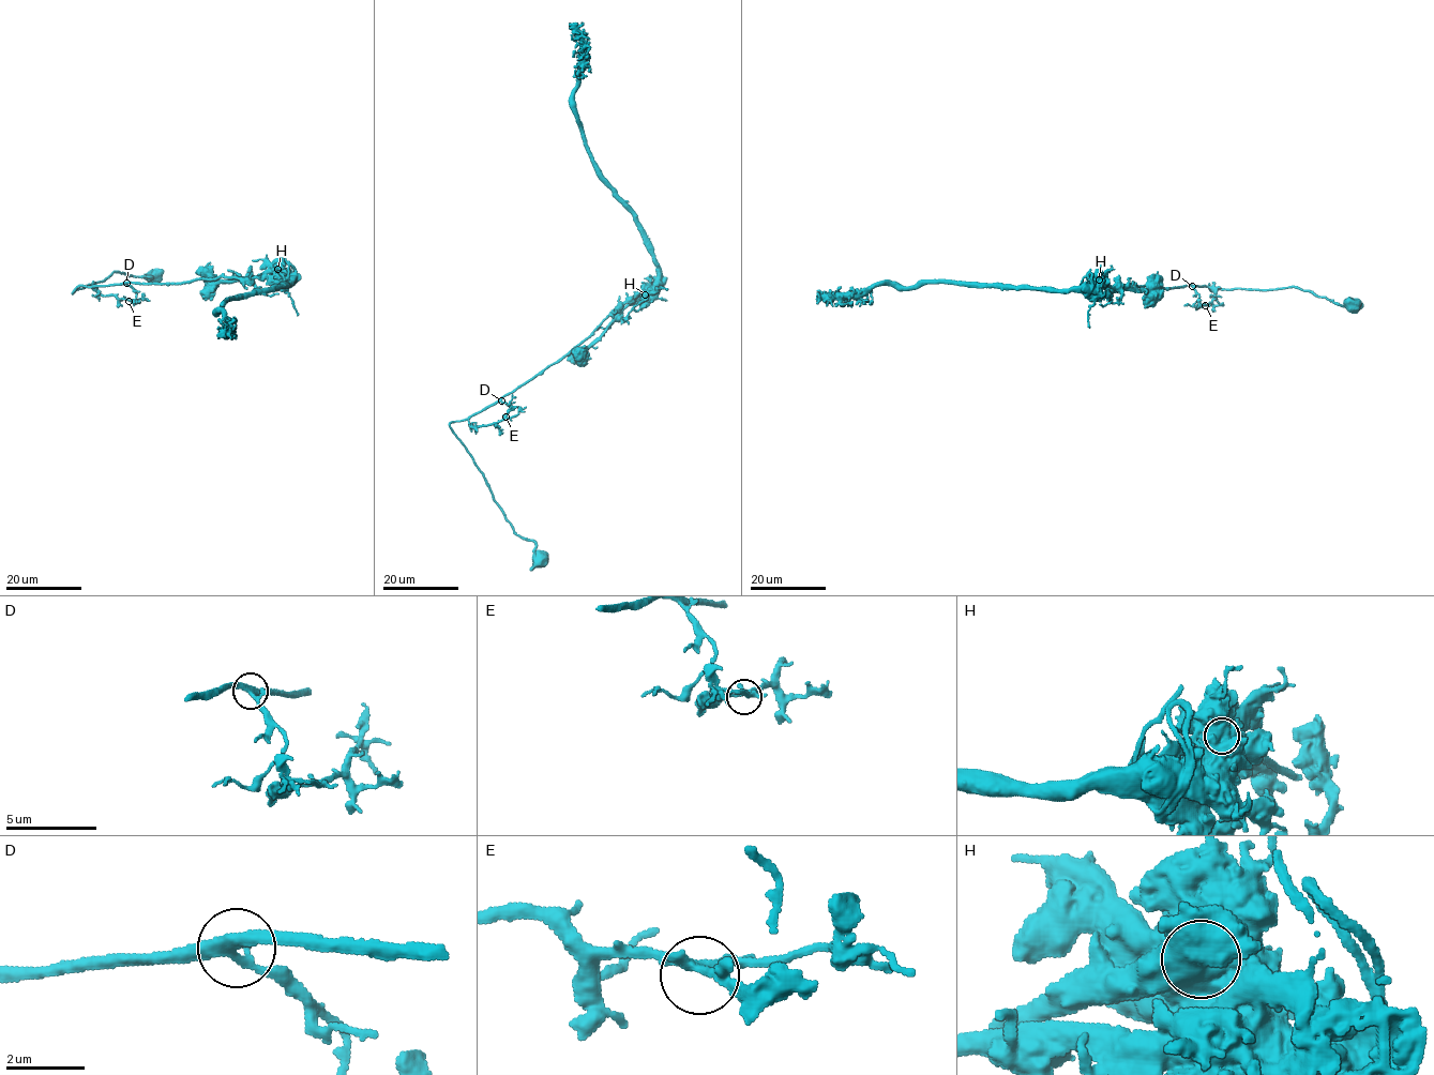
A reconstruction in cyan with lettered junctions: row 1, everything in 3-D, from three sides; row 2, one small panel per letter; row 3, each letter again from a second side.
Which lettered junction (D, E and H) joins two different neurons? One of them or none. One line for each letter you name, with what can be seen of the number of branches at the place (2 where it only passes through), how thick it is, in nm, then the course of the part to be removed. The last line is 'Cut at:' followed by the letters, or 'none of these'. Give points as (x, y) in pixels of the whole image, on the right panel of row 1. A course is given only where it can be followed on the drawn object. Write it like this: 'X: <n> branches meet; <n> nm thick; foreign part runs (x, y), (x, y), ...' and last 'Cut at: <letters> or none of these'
H: 2 branches meet; 950 nm thick; foreign part runs (1099, 279), (1097, 287), (1209, 284), (1217, 290), (1263, 290), (1293, 286), (1337, 304), (1360, 303)
Cut at: H

